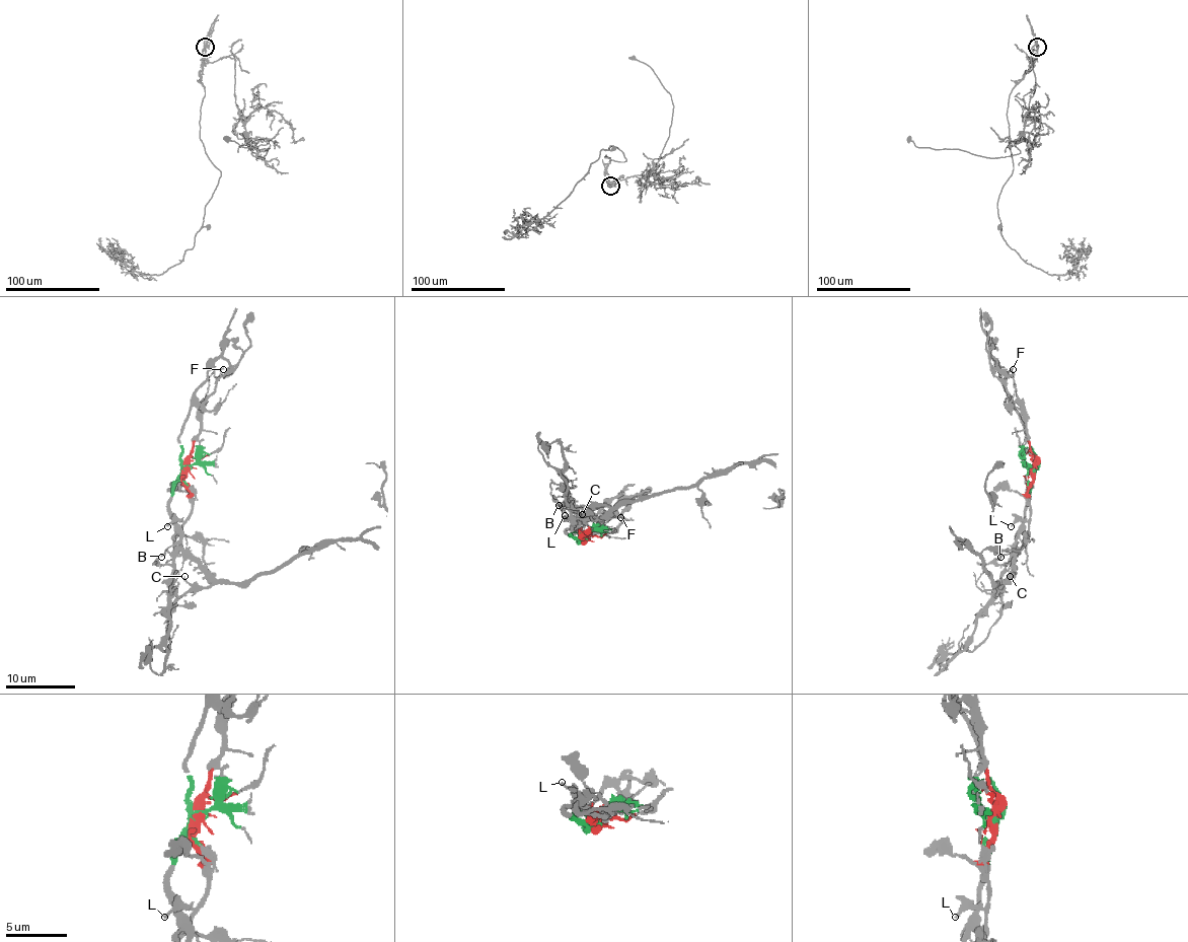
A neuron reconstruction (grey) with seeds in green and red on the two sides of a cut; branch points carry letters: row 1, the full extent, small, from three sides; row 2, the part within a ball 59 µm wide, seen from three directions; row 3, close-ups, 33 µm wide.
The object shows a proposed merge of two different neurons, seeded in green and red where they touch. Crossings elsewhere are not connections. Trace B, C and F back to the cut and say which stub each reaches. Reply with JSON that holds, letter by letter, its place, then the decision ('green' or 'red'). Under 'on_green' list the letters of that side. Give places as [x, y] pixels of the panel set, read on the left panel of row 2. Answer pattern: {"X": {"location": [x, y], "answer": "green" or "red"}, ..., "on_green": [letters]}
{"B": {"location": [161, 557], "answer": "green"}, "C": {"location": [184, 576], "answer": "green"}, "F": {"location": [223, 369], "answer": "red"}, "on_green": ["B", "C"]}

